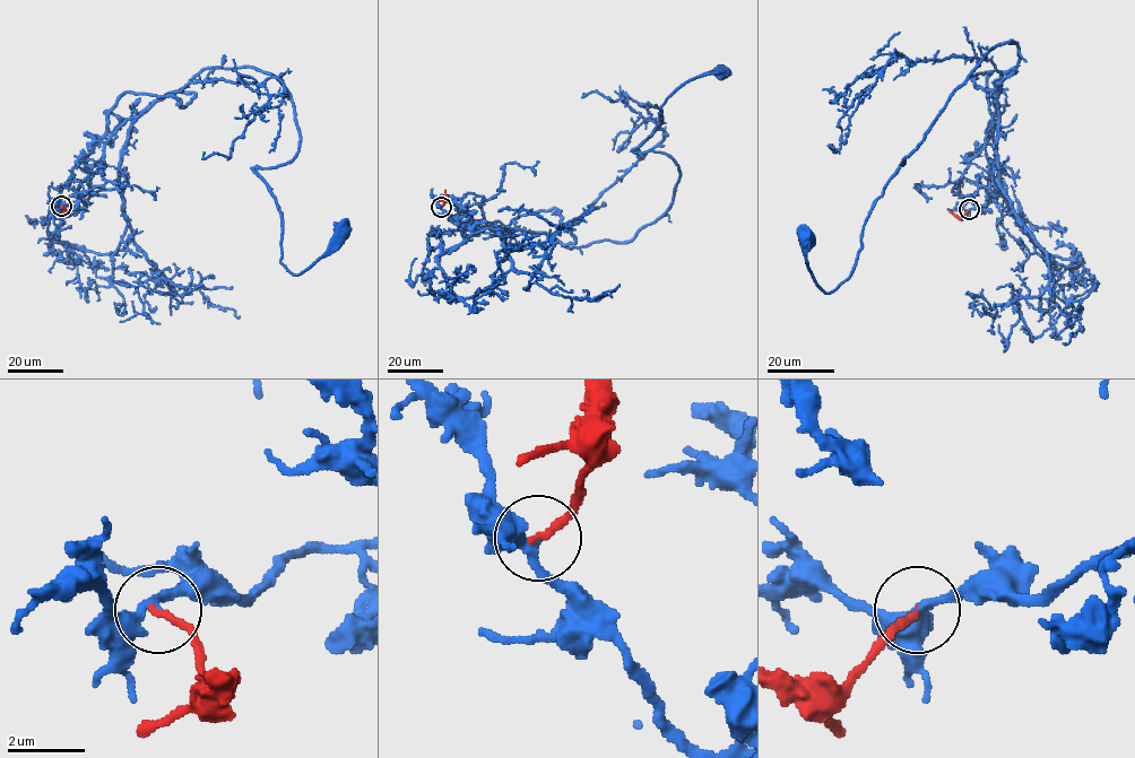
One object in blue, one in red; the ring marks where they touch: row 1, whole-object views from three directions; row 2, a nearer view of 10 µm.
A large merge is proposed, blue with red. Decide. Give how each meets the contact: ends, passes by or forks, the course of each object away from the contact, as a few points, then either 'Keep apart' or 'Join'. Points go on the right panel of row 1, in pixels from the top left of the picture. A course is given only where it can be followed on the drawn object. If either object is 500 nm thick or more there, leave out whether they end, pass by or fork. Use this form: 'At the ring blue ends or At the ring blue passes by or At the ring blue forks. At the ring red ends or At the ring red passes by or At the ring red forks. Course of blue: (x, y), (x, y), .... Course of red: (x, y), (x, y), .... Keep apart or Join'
At the ring blue passes by. At the ring red ends. Course of blue: (969, 209), (988, 202), (1011, 41), (886, 183), (834, 289), (805, 242). Course of red: (969, 209), (962, 216), (954, 216), (949, 210). Join

